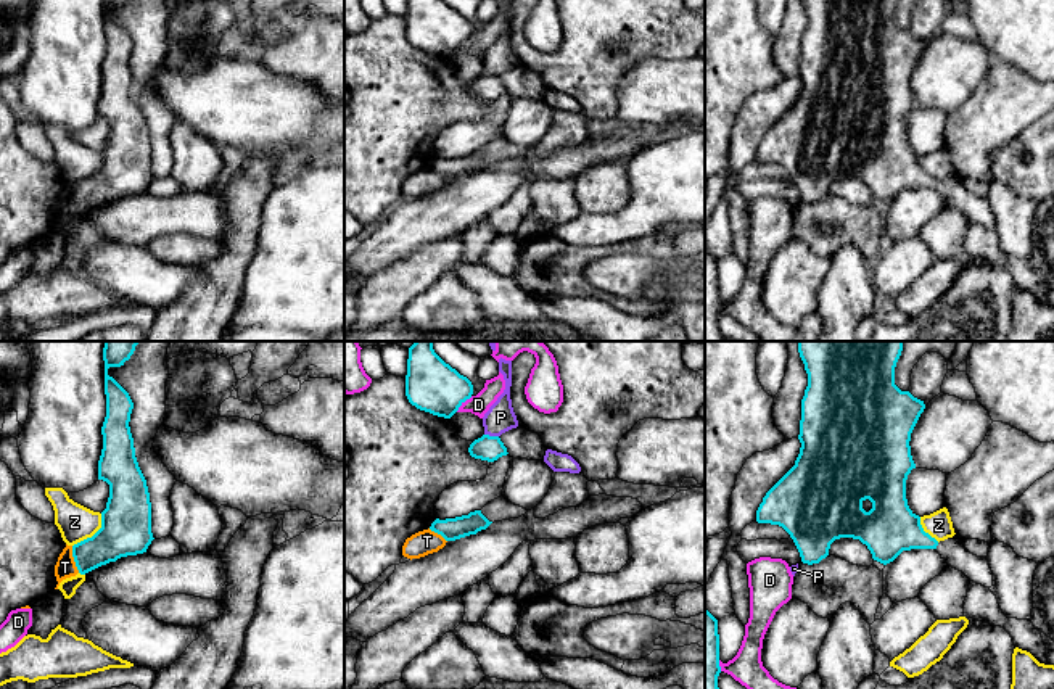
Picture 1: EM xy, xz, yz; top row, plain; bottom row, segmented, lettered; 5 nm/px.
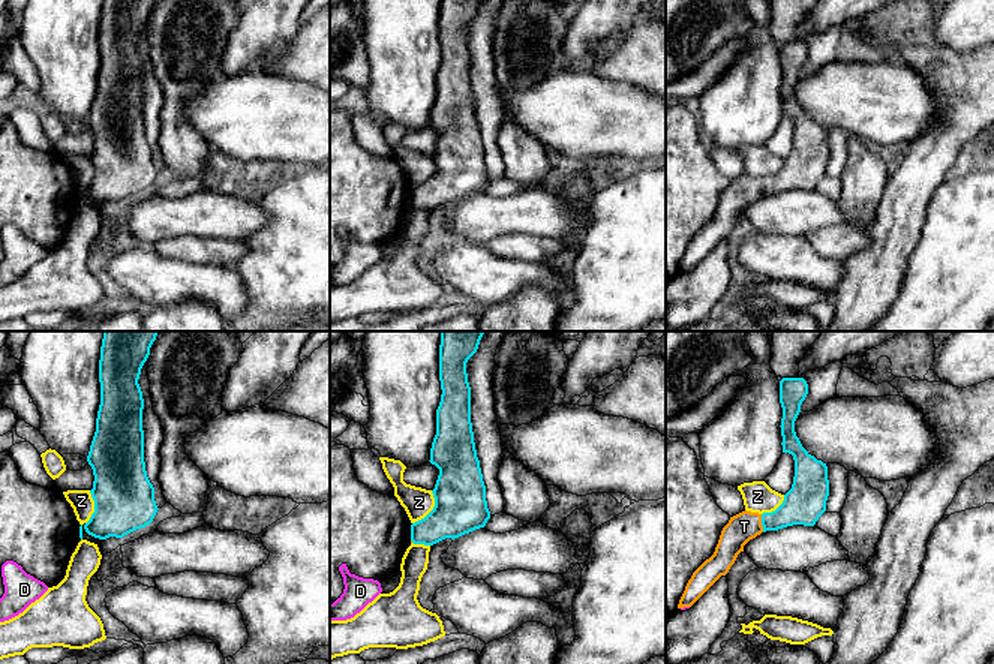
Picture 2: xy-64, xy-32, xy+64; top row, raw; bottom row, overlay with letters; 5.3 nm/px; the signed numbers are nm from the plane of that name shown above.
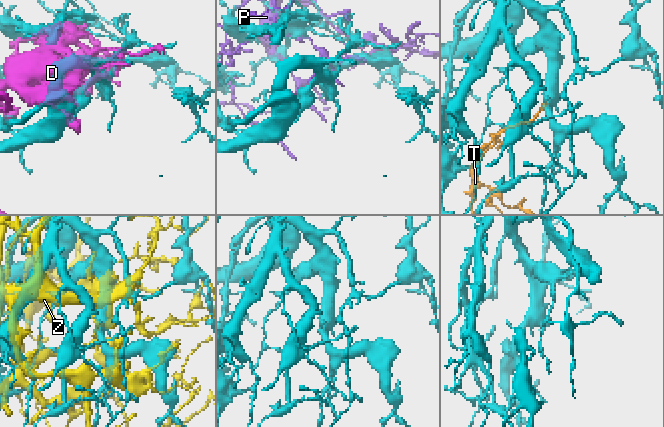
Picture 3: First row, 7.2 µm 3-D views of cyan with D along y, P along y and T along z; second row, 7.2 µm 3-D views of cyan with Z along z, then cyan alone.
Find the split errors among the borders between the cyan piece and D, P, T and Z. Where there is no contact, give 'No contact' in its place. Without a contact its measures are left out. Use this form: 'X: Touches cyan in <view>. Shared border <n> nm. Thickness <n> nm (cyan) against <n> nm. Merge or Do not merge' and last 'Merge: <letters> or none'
D: Touches cyan in xz. Shared border 120 nm. Thickness 260 nm (cyan) against 100 nm. Do not merge
P: Touches cyan in xz. Shared border 70 nm. Thickness 130 nm (cyan) against 140 nm. Do not merge
T: Touches cyan in xy. Shared border 140 nm. Thickness 200 nm (cyan) against 100 nm. Merge
Z: Touches cyan in xy. Shared border 220 nm. Thickness 260 nm (cyan) against 180 nm. Do not merge
Merge: T

